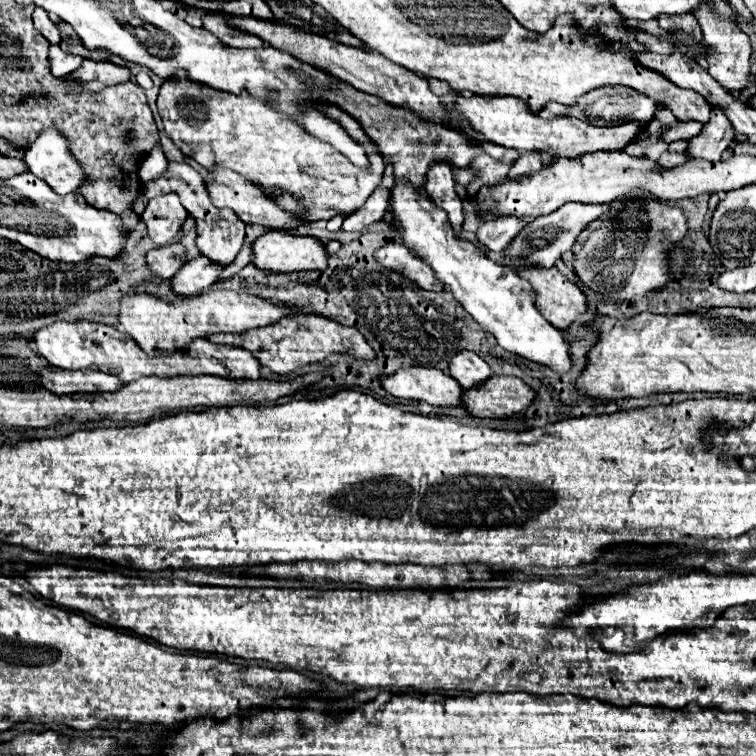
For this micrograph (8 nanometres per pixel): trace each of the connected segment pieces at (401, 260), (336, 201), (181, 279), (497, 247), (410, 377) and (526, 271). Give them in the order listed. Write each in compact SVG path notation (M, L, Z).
M387 242L383 248L375 252L375 258L381 266L407 276L415 284L421 284L423 290L435 290L435 292L443 290L443 284L435 280L431 268L423 260L419 260L415 254L411 254L409 248L405 248L403 244Z
M183 72L173 80L163 82L157 96L157 108L165 134L185 156L193 158L209 172L215 166L227 168L271 192L289 192L295 198L305 200L311 220L329 220L335 214L353 214L381 184L385 170L383 156L369 144L359 122L339 108L327 108L327 114L345 126L354 140L365 144L367 154L371 156L371 166L365 170L351 164L329 144L303 132L295 122L277 114L265 102L247 94L231 96L229 92L195 84L193 80L187 80Z
M197 256L189 260L173 278L173 290L181 296L199 294L201 290L213 286L217 278L223 274L225 268L219 268L219 264L211 264L205 256Z
M489 218L477 230L477 240L493 252L503 252L521 230L523 224L519 218Z
M403 366L393 374L381 374L385 392L399 398L425 400L433 406L461 406L461 392L455 378L431 366Z
M517 268L517 274L525 278L535 296L539 312L559 330L565 330L581 312L587 310L583 292L553 268Z

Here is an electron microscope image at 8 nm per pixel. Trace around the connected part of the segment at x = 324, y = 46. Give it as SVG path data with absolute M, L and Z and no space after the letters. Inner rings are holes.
M227 16L227 20L231 20L231 24L235 24L235 28L239 28L241 32L259 36L267 44L271 44L273 48L285 50L291 56L295 56L295 58L299 58L299 60L303 60L303 62L327 72L331 78L337 78L337 80L343 80L343 82L351 84L353 88L357 88L361 92L379 96L381 100L391 102L395 106L405 106L405 108L413 110L417 116L421 116L423 120L449 122L445 106L429 90L429 84L427 84L425 78L405 70L403 66L397 66L395 62L387 60L385 56L381 56L377 52L345 46L345 44L339 44L339 42L335 42L331 38L305 32L303 28L293 28L293 26L285 24L285 22L271 24L271 20L255 20L253 16Z

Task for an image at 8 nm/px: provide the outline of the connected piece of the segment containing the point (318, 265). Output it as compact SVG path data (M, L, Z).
M269 230L253 244L253 264L273 272L327 270L329 252L315 236L297 236L285 230Z

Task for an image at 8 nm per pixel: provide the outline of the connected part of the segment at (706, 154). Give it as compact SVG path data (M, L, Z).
M721 110L711 112L711 120L703 126L703 132L689 140L687 156L719 162L721 154L733 140L733 126Z

